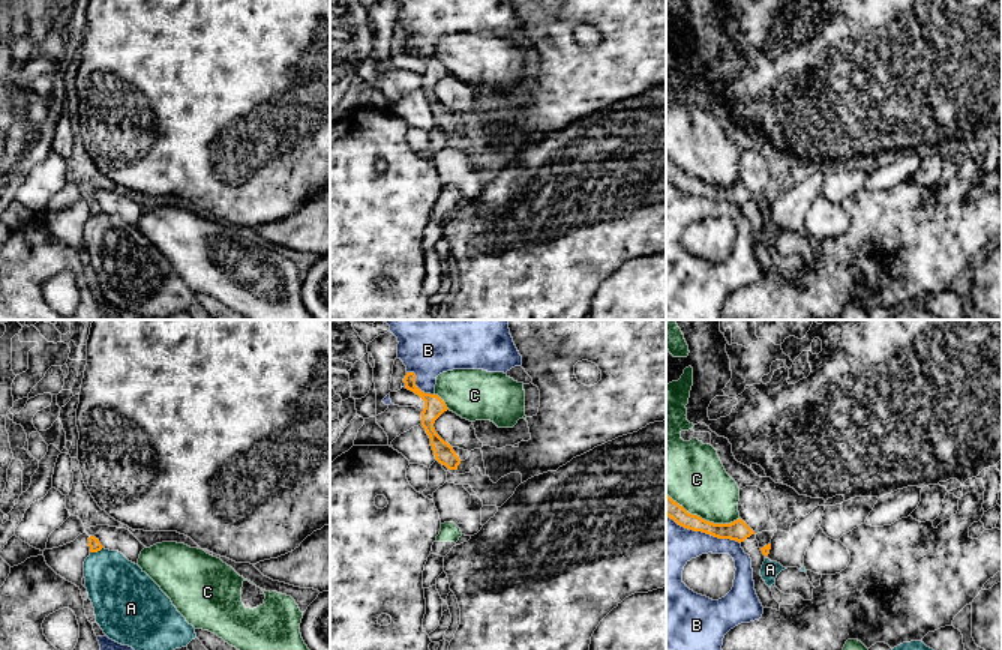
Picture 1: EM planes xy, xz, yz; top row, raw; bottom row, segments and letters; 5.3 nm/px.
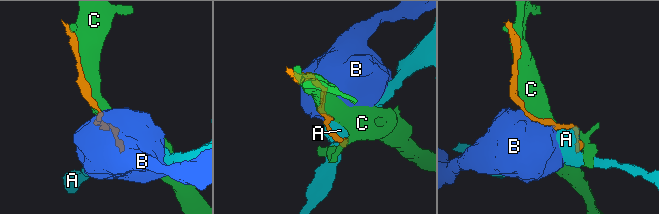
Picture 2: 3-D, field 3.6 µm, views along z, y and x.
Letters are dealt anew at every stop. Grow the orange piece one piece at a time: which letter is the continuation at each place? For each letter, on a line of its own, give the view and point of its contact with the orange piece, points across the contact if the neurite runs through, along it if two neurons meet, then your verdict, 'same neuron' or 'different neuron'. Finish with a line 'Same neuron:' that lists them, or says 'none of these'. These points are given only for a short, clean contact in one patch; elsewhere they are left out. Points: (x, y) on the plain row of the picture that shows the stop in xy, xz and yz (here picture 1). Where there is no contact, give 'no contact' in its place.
A: contact xy (96, 215); different neuron
B: contact yz (705, 195); different neuron
C: contact yz (704, 183); different neuron
Same neuron: none of these

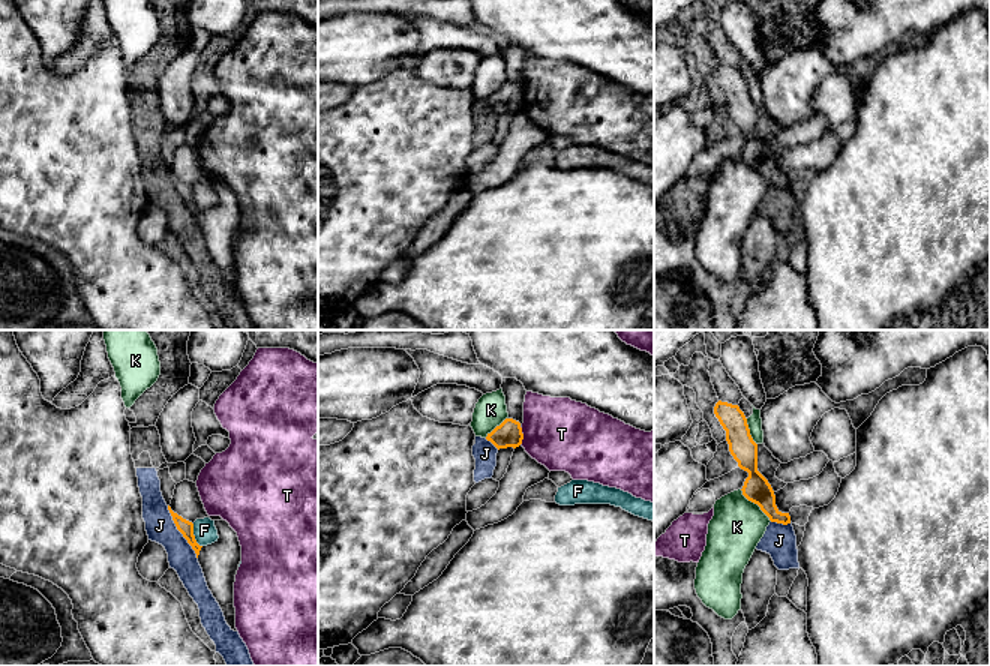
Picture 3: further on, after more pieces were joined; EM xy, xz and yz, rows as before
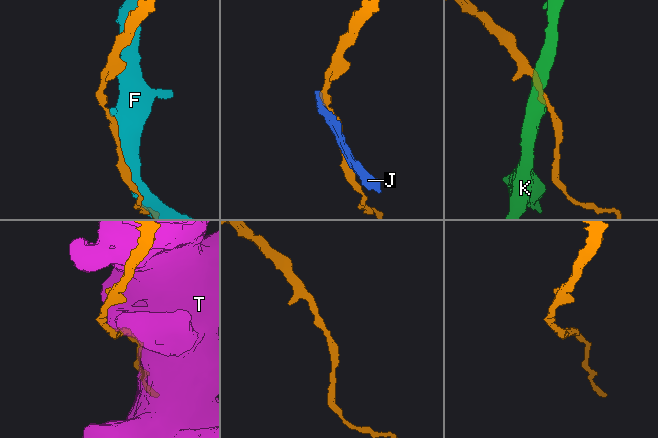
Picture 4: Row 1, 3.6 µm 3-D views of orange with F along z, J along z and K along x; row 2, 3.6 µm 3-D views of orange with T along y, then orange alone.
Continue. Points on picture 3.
F: contact xy (194, 200); different neuron
J: contact xy (180, 195); different neuron
K: contact yz (756, 167); different neuron
T: contact xz (522, 99); different neuron
Same neuron: none of these

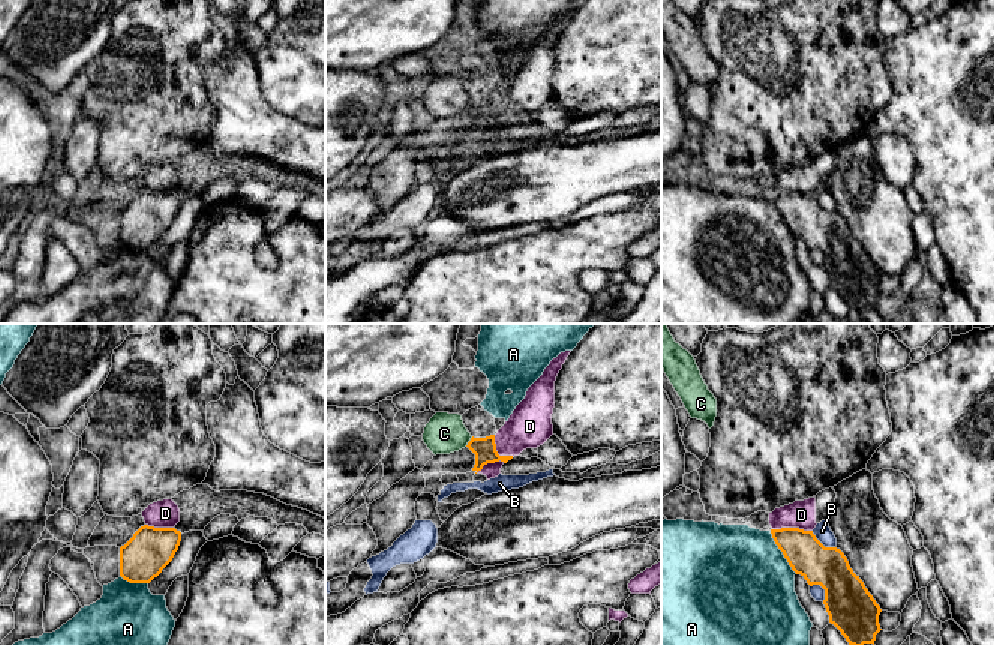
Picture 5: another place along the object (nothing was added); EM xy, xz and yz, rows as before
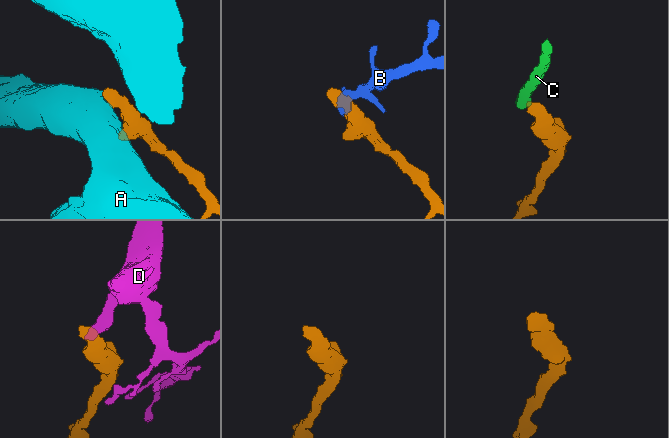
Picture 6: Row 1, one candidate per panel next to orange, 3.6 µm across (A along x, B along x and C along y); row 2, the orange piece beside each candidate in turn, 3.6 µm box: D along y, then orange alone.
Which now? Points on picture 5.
A: contact yz (781, 215); border yz (769, 195), (774, 207), (796, 237); different neuron
B: contact yz (820, 207); different neuron
C: contact xz (470, 105); way xz (485, 113), (470, 105), (444, 98); same neuron
D: contact yz (792, 192); border yz (772, 192), (802, 192), (811, 195); different neuron
Same neuron: C

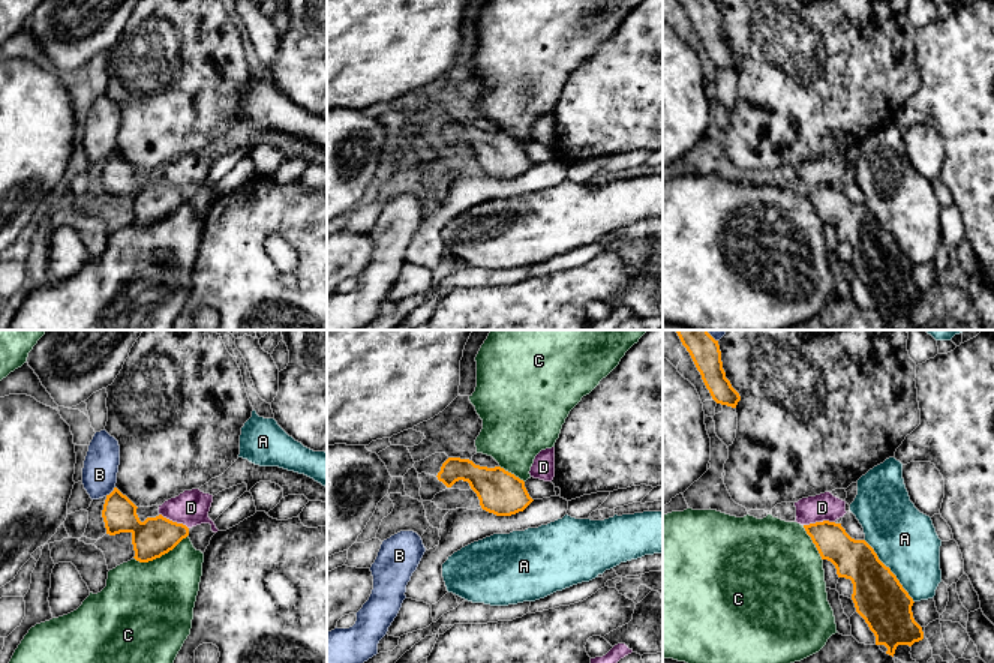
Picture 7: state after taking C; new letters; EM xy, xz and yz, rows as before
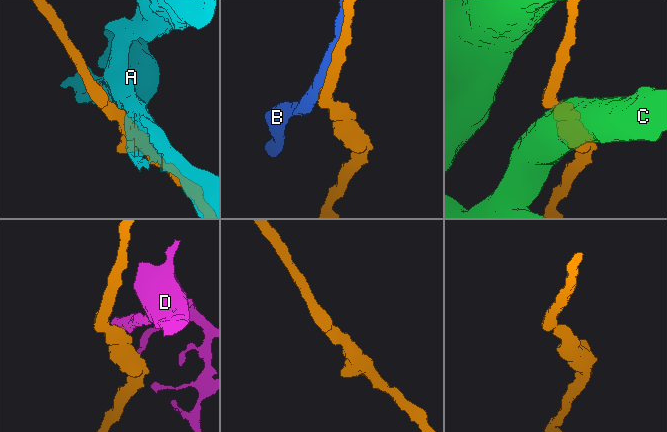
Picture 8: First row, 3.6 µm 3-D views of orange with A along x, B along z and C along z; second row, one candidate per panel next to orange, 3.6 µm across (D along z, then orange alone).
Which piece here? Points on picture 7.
A: contact yz (889, 234); different neuron
B: contact xy (111, 156); different neuron
C: contact xy (161, 219); different neuron
D: contact yz (819, 186); different neuron
Same neuron: none of these

